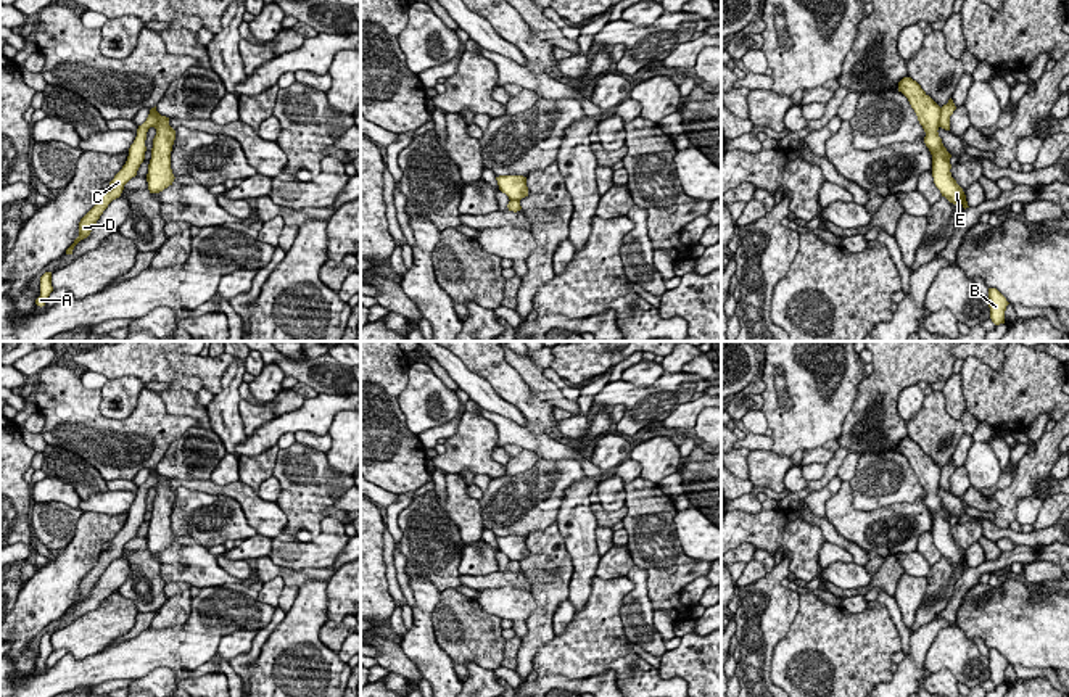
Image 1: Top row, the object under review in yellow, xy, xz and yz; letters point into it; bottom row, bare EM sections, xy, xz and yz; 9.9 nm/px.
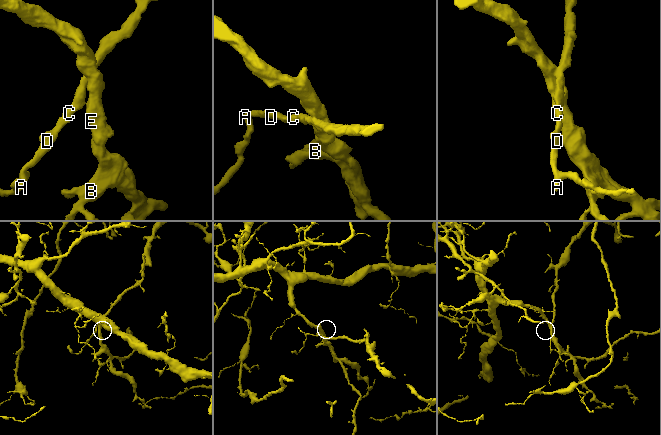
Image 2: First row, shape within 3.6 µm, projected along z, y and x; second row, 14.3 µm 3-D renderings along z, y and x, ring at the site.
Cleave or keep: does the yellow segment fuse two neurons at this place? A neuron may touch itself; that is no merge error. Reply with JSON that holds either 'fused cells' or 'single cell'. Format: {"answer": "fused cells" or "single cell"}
{"answer": "fused cells"}

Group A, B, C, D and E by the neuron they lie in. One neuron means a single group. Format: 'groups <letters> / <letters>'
groups A C D / B E

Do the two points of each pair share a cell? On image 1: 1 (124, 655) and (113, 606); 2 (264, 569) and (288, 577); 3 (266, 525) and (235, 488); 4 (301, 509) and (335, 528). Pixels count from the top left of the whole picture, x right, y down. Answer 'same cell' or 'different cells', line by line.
1: different cells
2: same cell
3: same cell
4: different cells

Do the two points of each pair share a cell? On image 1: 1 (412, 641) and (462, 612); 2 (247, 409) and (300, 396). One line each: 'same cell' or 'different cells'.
1: different cells
2: same cell

